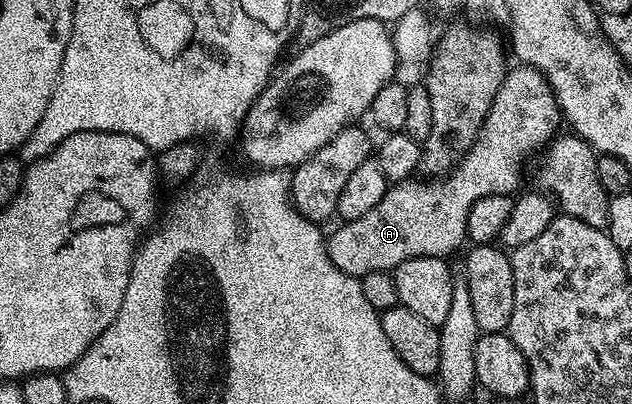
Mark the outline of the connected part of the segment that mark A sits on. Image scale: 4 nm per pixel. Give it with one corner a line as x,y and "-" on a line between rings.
516,66
517,68
510,67
505,73
505,80
499,86
499,90
493,99
491,110
487,114
487,118
481,127
481,133
477,136
477,140
471,146
471,150
467,155
457,163
457,167
449,173
448,176
440,178
410,178
402,180
400,184
392,185
383,194
383,198
379,198
376,204
368,214
363,214
363,218
355,218
354,220
346,220
337,228
333,233
328,233
327,247
329,250
329,257
331,262
335,264
338,270
348,276
356,276
358,278
371,274
372,272
387,272
392,273
393,269
398,268
401,263
411,258
419,258
420,256
439,256
442,258
452,257
452,252
460,246
461,243
466,243
467,237
465,231
467,230
467,214
471,214
471,206
475,206
475,202
479,202
479,198
487,198
491,194
503,194
504,196
513,196
514,193
522,187
521,184
521,171
525,168
525,159
534,152
540,153
542,149
548,145
549,141
554,139
562,131
563,117
561,114
561,107
555,98
555,94
551,90
551,86
547,82
547,78
543,78
543,74
539,70
530,68
528,66

